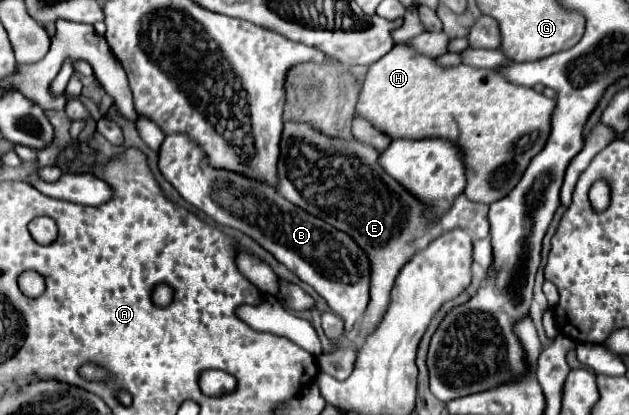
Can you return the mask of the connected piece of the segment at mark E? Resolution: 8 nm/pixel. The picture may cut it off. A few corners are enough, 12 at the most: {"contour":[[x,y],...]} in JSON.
{"contour":[[284,123],[278,189],[354,237],[372,263],[362,335],[382,319],[414,241],[490,233],[460,195],[440,219],[378,151]]}

